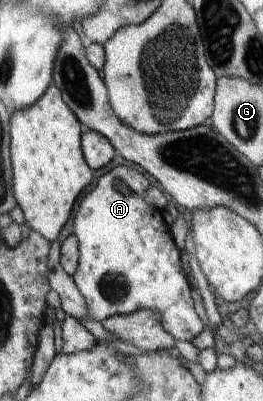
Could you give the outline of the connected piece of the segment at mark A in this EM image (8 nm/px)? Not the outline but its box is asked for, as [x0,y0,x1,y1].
[73,166,204,342]

